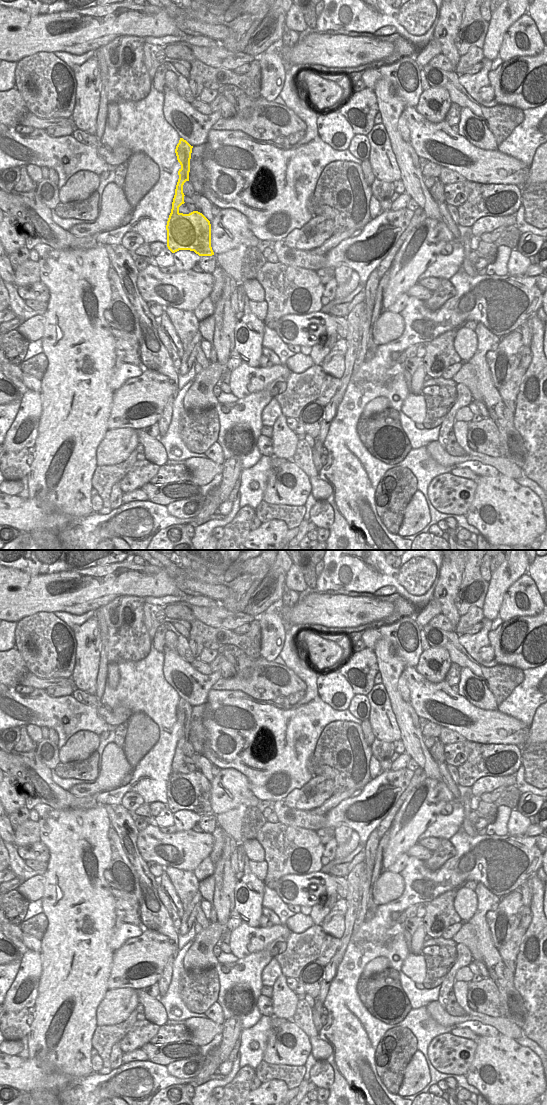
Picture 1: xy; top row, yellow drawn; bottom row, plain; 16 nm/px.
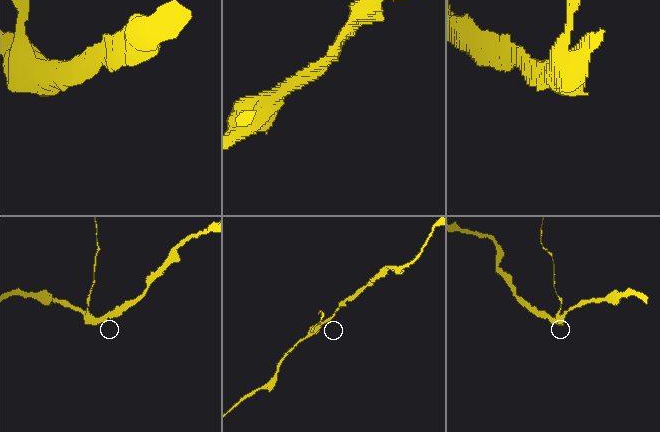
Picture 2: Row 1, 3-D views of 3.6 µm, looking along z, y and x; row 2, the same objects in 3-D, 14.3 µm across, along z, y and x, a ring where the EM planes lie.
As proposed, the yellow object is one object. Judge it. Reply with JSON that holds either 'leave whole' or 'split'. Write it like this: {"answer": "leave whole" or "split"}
{"answer": "split"}

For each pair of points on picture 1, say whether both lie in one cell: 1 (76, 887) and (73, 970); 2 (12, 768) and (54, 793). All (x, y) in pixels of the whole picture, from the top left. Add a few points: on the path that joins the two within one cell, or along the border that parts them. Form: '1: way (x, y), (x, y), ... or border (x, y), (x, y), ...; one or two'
1: way (72, 908), (74, 910), (75, 922), (75, 949); one
2: way (22, 768), (44, 789); one

